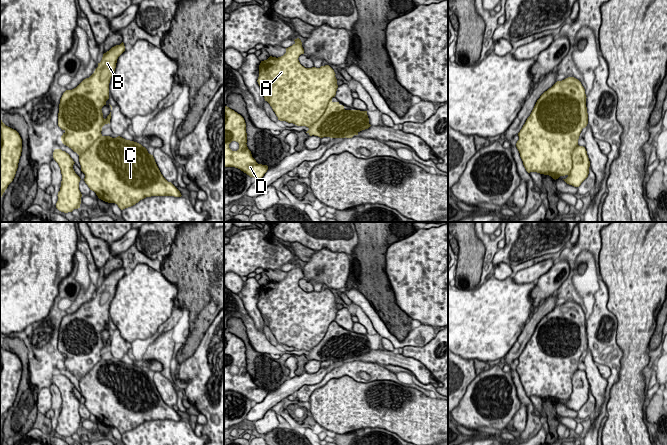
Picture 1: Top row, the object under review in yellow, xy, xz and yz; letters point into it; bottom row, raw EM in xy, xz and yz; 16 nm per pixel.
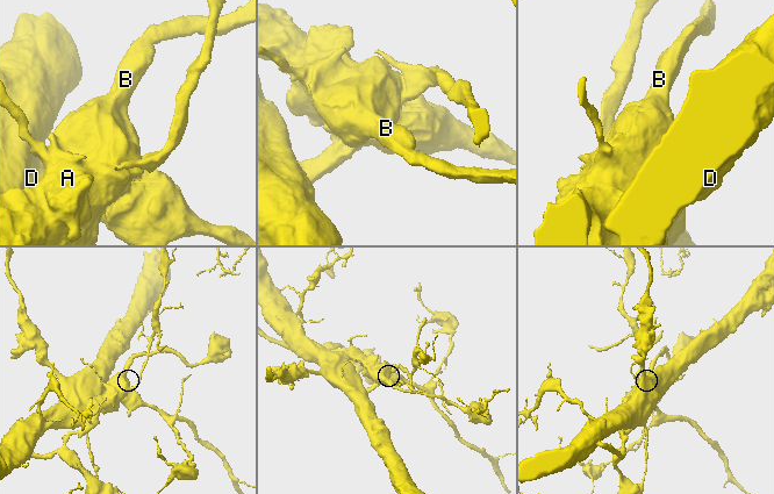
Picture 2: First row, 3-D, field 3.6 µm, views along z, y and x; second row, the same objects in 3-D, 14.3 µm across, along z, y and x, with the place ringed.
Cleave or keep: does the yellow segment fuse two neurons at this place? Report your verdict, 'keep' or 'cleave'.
cleave

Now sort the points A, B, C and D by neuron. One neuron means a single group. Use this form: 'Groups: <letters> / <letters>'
Groups: A B / C D

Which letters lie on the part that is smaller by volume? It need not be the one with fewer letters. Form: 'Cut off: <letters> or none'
Cut off: A, B

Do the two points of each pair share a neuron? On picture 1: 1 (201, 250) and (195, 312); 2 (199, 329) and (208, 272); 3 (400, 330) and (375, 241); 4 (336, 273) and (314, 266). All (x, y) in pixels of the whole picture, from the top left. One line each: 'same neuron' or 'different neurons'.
1: same neuron
2: same neuron
3: same neuron
4: same neuron

